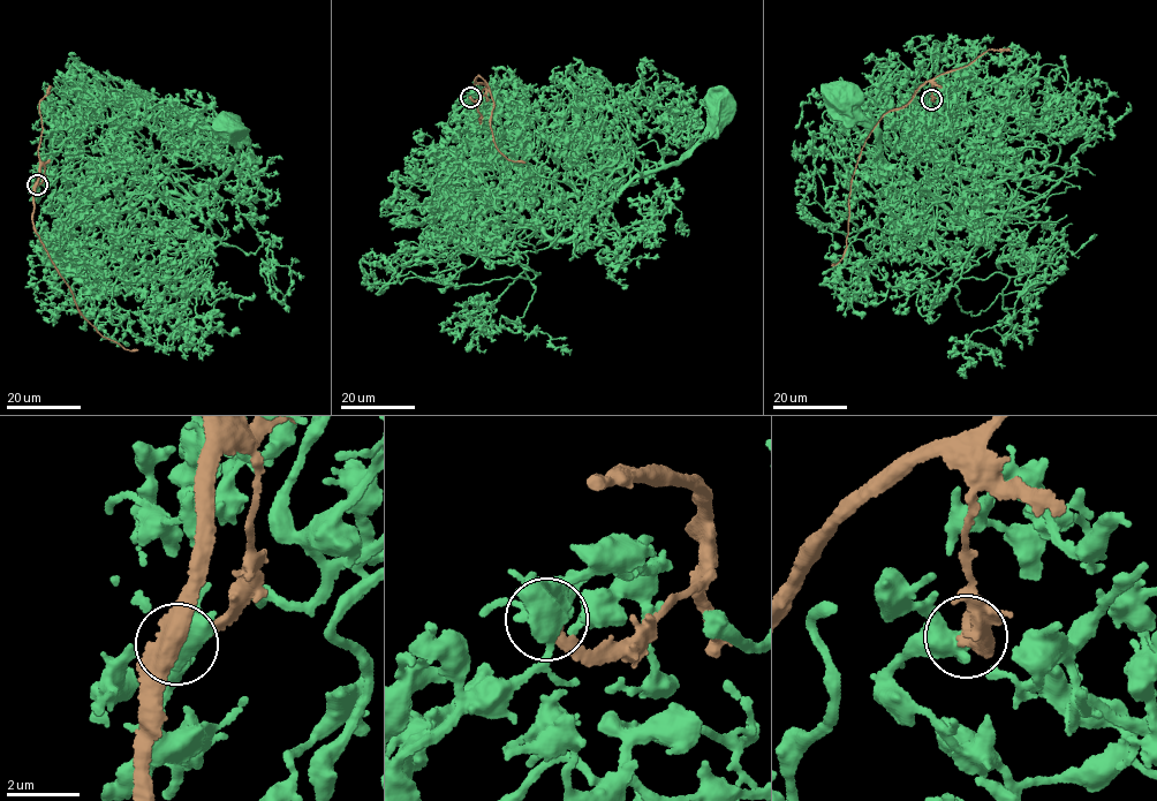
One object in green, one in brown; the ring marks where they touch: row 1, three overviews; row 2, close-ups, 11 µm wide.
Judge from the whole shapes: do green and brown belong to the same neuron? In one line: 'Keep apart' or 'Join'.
Keep apart

